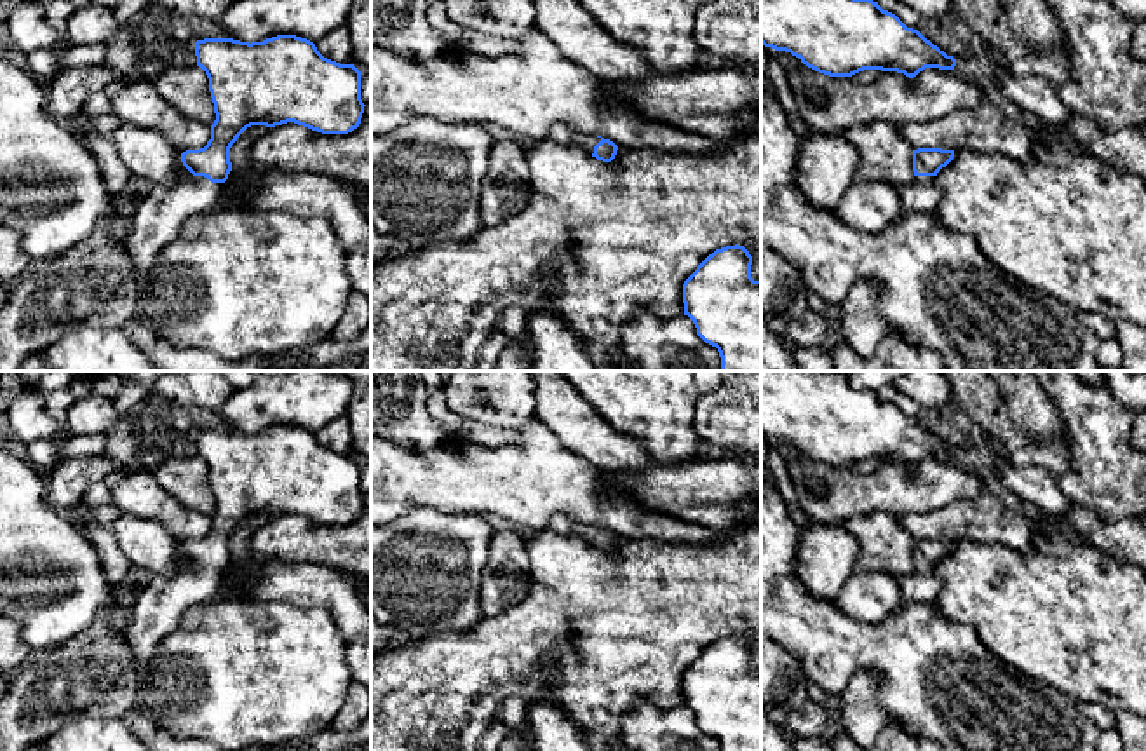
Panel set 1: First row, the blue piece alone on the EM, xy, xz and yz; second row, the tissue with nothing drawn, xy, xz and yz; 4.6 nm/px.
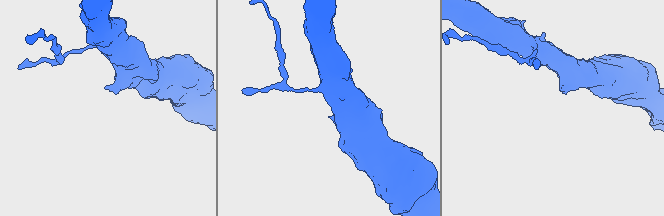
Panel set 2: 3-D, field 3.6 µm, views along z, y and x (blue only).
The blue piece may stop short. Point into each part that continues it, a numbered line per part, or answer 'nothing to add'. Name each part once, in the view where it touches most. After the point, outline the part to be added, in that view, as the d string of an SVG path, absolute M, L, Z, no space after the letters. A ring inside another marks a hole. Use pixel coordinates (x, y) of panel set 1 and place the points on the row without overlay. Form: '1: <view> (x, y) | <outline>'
1: xy (157, 608) | M188 561L176 572L153 575L153 580L131 598L132 620L125 629L125 641L139 673L188 608L223 594L223 580L223 573L211 573Z

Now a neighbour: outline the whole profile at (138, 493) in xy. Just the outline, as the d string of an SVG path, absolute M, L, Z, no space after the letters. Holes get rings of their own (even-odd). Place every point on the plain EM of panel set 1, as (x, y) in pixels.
M148 470L124 474L111 486L111 495L111 505L118 511L136 518L155 519L179 544L204 538L211 530L211 516L178 502Z

